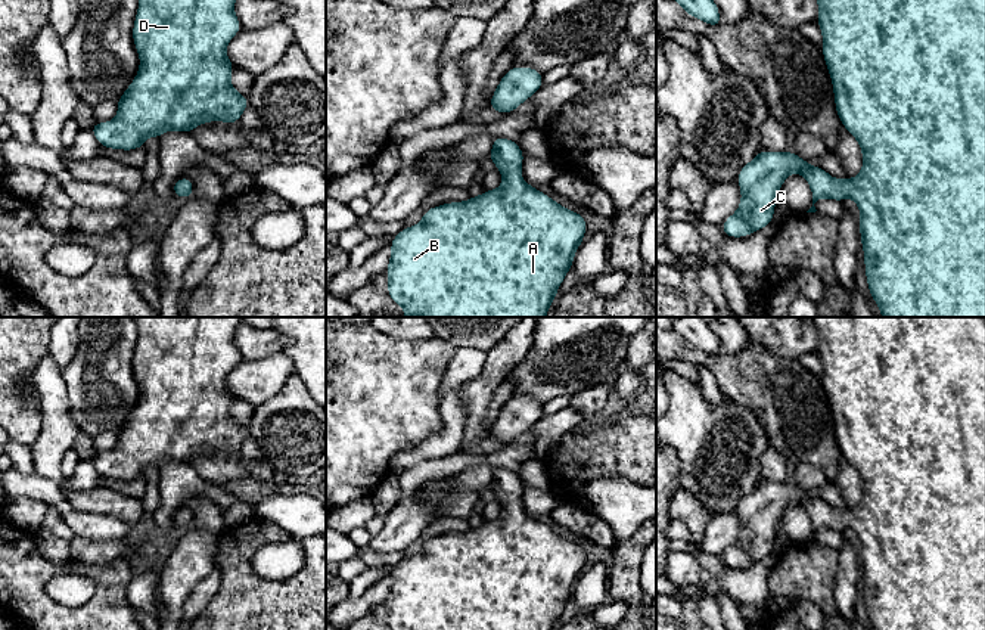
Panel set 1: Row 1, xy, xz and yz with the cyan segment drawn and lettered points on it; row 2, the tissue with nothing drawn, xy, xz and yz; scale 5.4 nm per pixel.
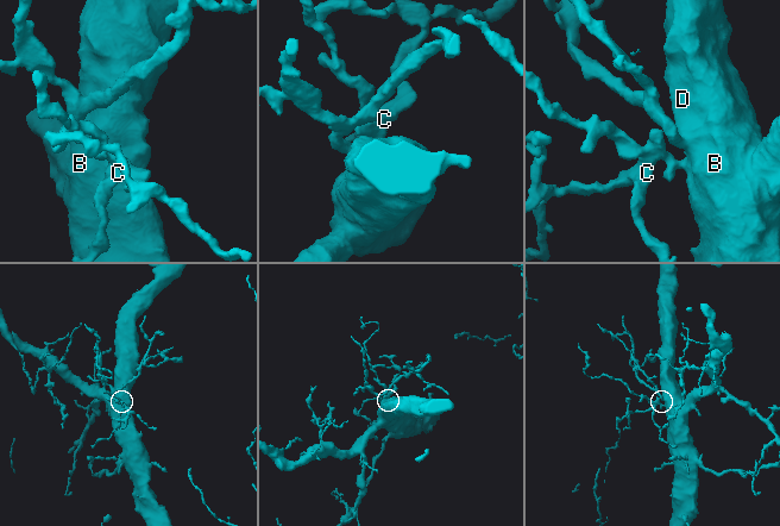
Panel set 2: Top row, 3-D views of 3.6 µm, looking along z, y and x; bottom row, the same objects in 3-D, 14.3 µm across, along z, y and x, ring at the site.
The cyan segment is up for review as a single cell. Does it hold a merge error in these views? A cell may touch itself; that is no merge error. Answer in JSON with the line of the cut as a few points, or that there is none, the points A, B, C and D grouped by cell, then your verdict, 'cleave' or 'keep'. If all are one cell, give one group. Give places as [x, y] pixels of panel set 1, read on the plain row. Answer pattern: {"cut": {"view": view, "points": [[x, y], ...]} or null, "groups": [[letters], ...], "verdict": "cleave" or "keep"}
{"cut": null, "groups": [["A", "B", "C", "D"]], "verdict": "keep"}

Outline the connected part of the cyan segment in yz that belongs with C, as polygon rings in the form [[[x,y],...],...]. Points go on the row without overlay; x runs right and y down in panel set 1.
[[[811,317],[815,330],[818,333],[818,348],[817,354],[823,364],[821,384],[824,387],[830,410],[833,413],[835,437],[840,454],[855,468],[863,484],[863,499],[857,508],[852,509],[833,509],[820,496],[811,497],[807,490],[802,490],[795,482],[756,482],[753,490],[742,497],[737,506],[737,513],[742,524],[742,531],[739,539],[733,546],[724,550],[723,562],[728,568],[746,568],[755,561],[761,561],[773,553],[773,546],[776,540],[776,527],[782,519],[786,508],[792,503],[798,503],[805,508],[812,522],[812,537],[807,543],[815,543],[814,534],[818,530],[835,530],[845,531],[848,527],[852,528],[861,543],[858,552],[861,577],[864,580],[864,598],[866,609],[869,614],[869,623],[873,630],[985,630],[985,320],[984,317]]]

